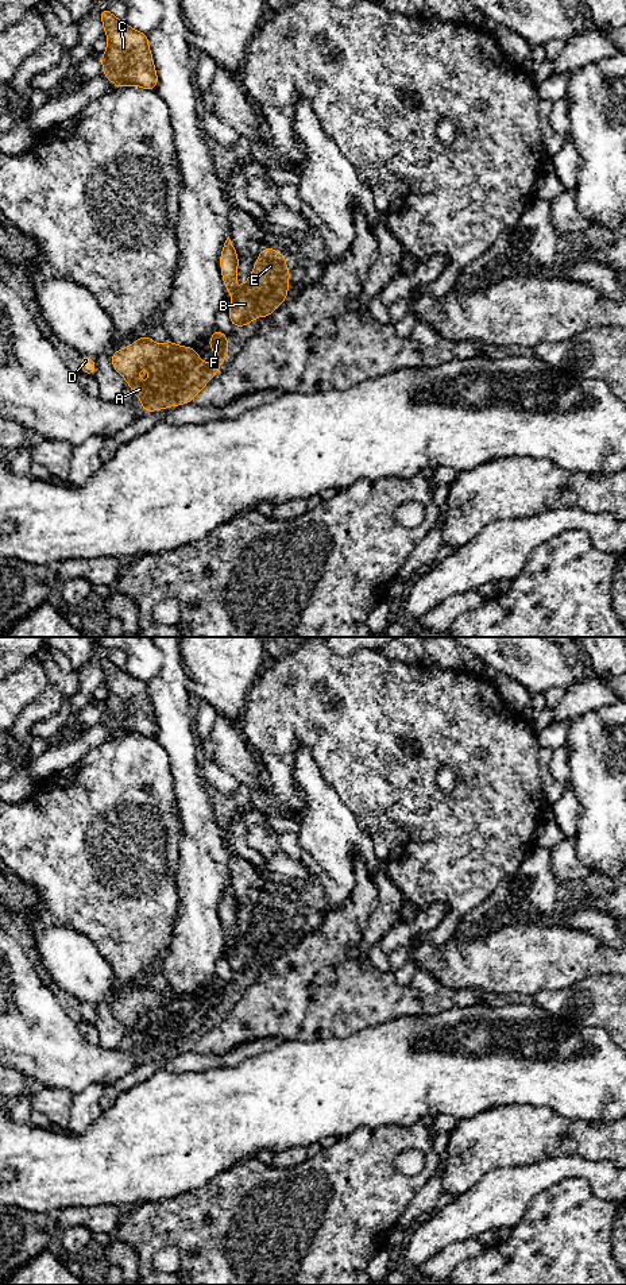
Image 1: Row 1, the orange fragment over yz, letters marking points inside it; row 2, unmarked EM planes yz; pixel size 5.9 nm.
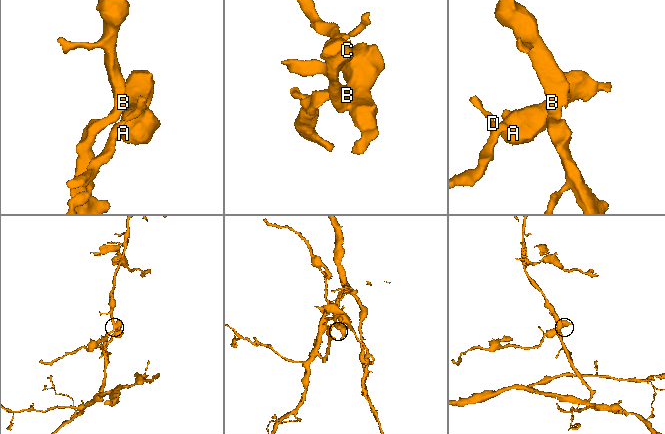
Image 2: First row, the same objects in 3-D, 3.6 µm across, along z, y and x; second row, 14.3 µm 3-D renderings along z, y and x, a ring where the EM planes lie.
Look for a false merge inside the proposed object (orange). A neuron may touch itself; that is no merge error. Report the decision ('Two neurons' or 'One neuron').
Two neurons

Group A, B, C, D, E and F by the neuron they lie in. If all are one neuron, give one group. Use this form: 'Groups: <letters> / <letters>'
Groups: A D F / B C E

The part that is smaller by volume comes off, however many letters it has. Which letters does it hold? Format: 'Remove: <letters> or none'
Remove: A, D, F

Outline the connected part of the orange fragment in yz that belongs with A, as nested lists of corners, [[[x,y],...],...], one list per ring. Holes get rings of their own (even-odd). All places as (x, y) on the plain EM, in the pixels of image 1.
[[[217,976],[209,987],[209,996],[219,1006],[215,1012],[204,1011],[193,995],[179,995],[170,987],[161,995],[147,981],[130,995],[115,999],[111,1010],[142,1049],[140,1057],[152,1060],[192,1050],[216,1023],[229,996],[228,987]],[[142,1011],[150,1020],[147,1033],[138,1027]]]

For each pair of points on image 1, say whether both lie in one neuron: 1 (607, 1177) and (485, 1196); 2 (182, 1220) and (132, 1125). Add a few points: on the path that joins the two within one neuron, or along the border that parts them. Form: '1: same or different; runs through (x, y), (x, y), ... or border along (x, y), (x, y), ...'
1: same; runs through (576, 1169), (555, 1169), (516, 1187)
2: different; border along (200, 1187), (159, 1200), (143, 1200), (139, 1204)

